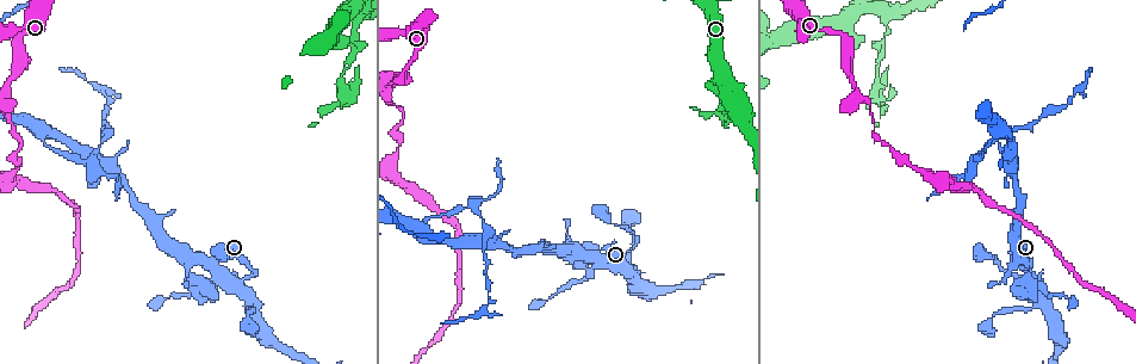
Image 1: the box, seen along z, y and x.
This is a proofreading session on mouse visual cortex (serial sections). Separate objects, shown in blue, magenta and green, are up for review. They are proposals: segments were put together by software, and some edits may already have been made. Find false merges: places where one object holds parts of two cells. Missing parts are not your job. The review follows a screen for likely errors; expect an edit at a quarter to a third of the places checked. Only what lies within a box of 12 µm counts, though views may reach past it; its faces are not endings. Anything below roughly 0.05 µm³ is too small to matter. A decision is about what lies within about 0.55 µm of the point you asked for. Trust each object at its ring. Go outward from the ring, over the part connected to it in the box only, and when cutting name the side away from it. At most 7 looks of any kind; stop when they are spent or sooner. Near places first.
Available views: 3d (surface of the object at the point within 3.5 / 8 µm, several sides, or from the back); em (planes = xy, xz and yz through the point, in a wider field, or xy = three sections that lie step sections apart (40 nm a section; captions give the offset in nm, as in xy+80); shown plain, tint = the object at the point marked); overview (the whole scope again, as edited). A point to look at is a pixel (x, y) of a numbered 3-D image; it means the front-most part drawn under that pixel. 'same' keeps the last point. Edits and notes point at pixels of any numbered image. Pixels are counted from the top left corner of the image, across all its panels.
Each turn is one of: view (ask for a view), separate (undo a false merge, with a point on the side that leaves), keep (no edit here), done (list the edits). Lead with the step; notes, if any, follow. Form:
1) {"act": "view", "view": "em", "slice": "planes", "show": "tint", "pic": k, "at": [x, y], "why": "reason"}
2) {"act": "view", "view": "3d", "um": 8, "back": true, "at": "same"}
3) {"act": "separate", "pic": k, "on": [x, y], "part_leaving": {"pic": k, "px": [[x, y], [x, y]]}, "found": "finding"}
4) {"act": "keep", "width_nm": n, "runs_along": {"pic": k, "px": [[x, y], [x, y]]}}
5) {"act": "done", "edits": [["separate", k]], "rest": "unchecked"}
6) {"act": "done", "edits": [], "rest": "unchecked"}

{"act": "view", "view": "3d", "um": 3.5, "back": true, "pic": 1, "at": [888, 19]}

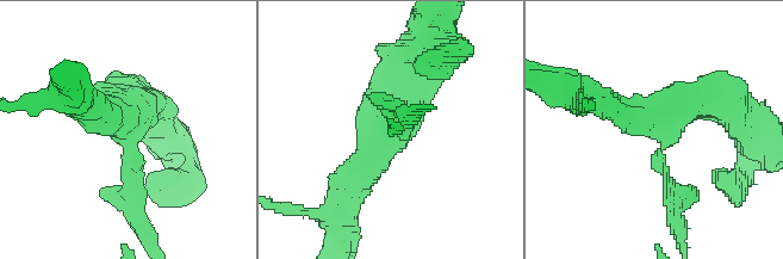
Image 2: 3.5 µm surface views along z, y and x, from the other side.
{"act": "separate", "pic": 2, "on": [135, 191], "arm_widths_nm": [150, 400, 500], "part_leaving": {"pic": 2, "px": [[135, 153], [138, 226], [149, 248]]}, "found": "two cells meet here"}

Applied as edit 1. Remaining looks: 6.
{"act": "view", "view": "3d", "um": 3.5, "pic": 1, "at": [998, 132], "why": "abrupt turn"}

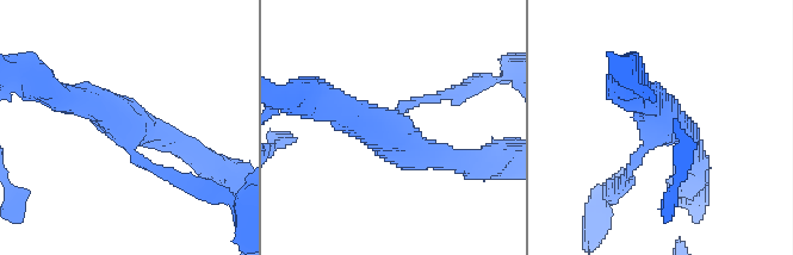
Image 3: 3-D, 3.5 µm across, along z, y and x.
{"act": "view", "view": "em", "slice": "planes", "show": "plain", "pic": 3, "at": [393, 127]}

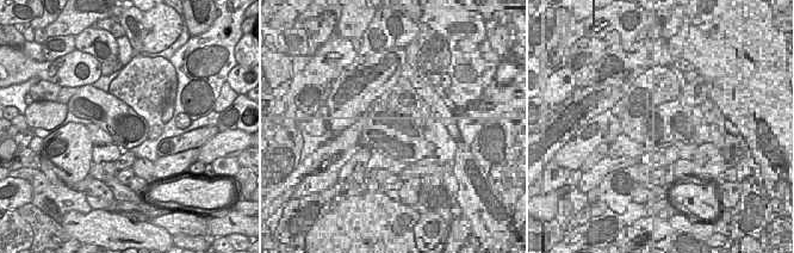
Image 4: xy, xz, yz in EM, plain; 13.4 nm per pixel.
{"act": "view", "view": "em", "slice": "planes", "show": "tint", "at": "same"}

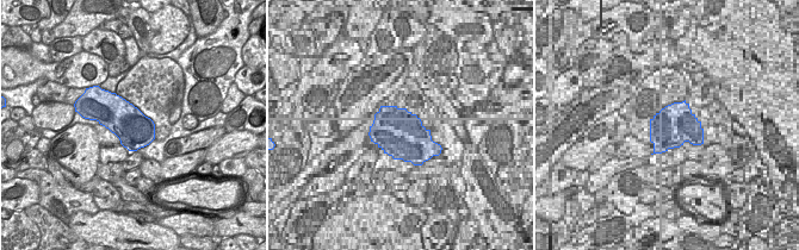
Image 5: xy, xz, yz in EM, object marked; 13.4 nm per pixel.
{"act": "separate", "pic": 3, "on": [435, 99], "arms": 3, "part_leaving": {"pic": 3, "px": [[402, 107], [497, 78]]}, "found": "a second cell is stuck on"}

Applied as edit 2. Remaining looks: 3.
{"act": "done", "edits": [["separate", 2], ["separate", 3]], "rest": "unchecked"}

